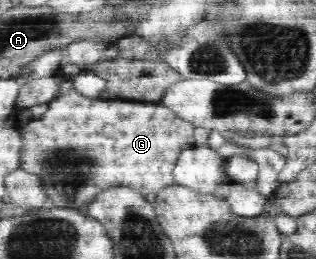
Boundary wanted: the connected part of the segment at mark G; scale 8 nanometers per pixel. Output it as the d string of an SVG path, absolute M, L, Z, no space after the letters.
M60 74L62 81L59 83L57 96L48 103L48 111L46 111L40 118L32 119L31 122L25 123L18 128L20 134L20 150L19 150L19 166L27 171L29 174L39 176L49 198L55 206L61 206L61 208L83 208L87 206L95 196L99 196L99 192L103 188L113 188L113 186L126 187L133 189L137 194L141 194L143 197L153 192L160 192L161 189L169 184L173 184L173 166L179 158L179 154L187 148L187 146L193 146L195 144L195 136L193 136L194 123L187 122L187 120L181 120L173 110L169 110L168 106L165 106L163 102L151 103L151 102L139 102L138 100L123 100L122 98L114 99L101 99L101 98L87 98L75 91L73 87L73 77L66 74Z

